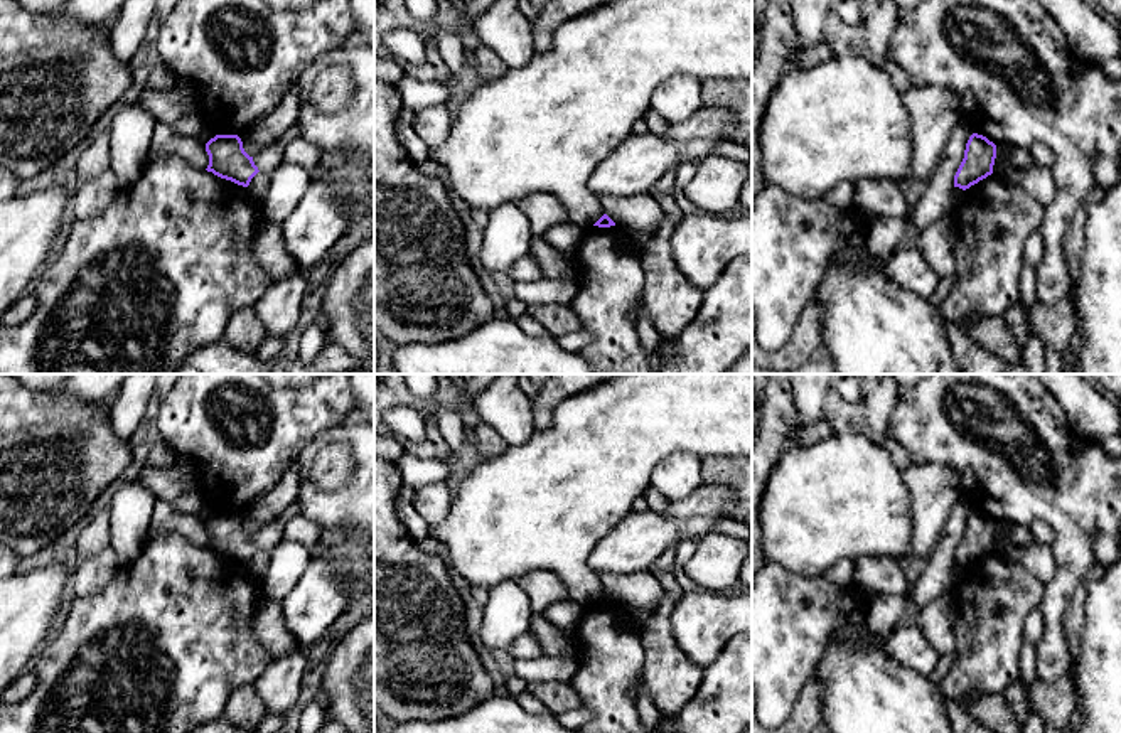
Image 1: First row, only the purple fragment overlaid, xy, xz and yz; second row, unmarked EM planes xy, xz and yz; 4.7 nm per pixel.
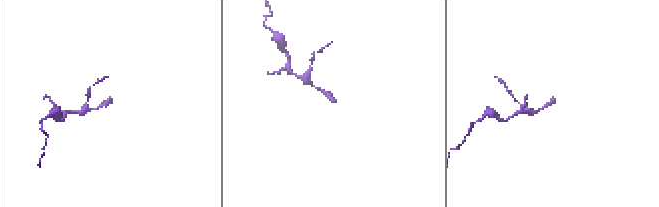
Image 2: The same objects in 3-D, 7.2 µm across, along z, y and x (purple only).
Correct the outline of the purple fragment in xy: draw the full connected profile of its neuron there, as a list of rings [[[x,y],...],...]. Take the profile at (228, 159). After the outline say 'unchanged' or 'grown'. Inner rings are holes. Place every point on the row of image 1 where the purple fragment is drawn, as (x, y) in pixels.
[[[293,125],[278,142],[249,157],[238,135],[216,135],[206,143],[207,172],[248,187],[258,172],[271,174],[282,162],[287,145],[298,135]]]; grown

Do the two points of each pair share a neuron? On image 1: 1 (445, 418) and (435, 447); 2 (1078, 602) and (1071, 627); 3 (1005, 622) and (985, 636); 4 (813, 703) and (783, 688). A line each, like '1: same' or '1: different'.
1: different
2: same
3: same
4: different

